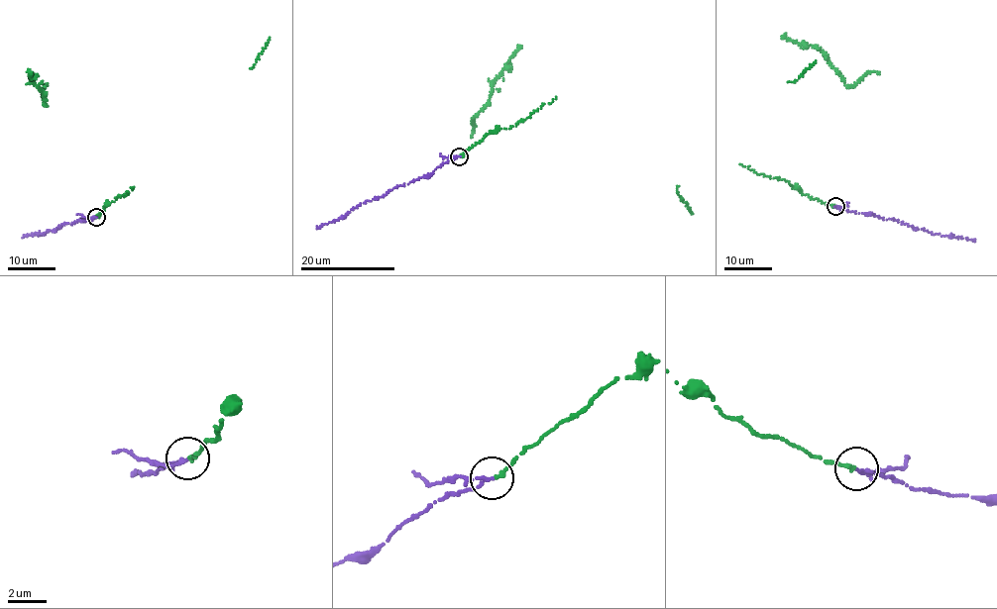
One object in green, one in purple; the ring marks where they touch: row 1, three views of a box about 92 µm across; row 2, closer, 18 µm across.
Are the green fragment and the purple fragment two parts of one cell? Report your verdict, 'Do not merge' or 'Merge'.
Merge

